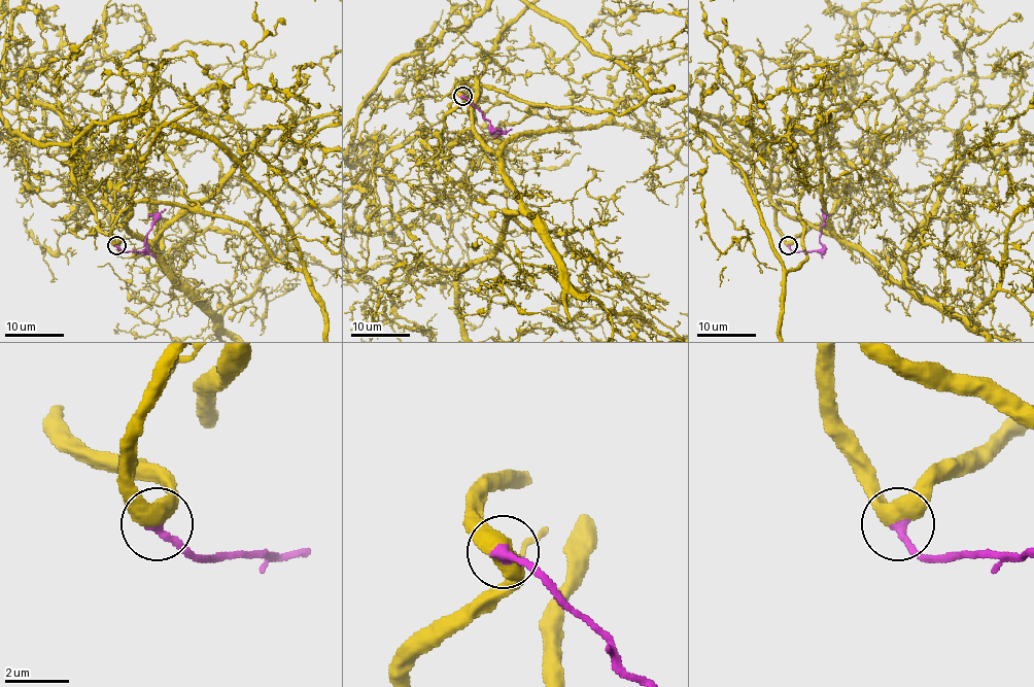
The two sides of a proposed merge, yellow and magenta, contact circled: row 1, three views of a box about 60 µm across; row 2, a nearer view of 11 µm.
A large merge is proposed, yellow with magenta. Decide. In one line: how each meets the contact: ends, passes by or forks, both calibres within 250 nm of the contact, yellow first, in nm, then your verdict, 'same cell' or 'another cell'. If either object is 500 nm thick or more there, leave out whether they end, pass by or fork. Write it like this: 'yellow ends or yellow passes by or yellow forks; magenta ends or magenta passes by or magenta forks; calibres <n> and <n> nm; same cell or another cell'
calibres 500 and 320 nm; same cell

